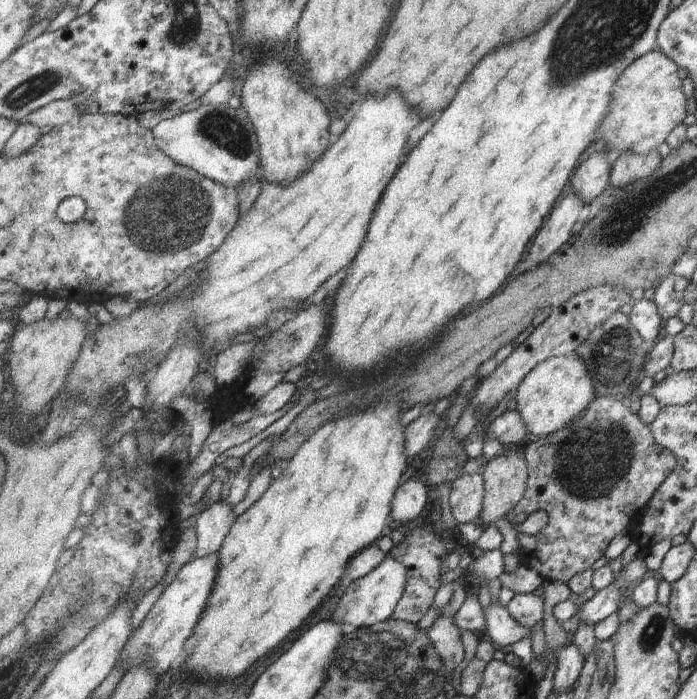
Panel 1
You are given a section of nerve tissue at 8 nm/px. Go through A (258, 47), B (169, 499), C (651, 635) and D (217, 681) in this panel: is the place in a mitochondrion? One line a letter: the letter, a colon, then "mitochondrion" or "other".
A: other
B: other
C: mitochondrion
D: other

